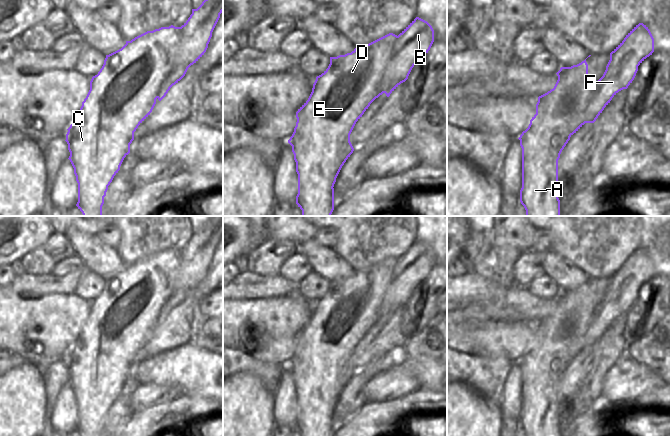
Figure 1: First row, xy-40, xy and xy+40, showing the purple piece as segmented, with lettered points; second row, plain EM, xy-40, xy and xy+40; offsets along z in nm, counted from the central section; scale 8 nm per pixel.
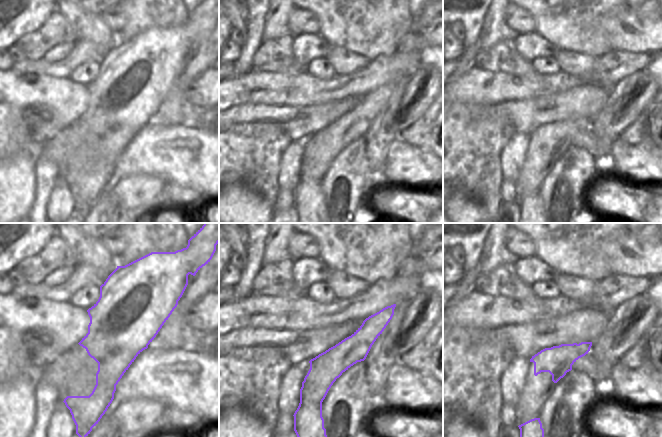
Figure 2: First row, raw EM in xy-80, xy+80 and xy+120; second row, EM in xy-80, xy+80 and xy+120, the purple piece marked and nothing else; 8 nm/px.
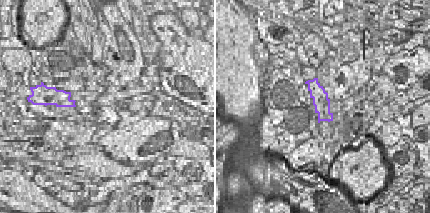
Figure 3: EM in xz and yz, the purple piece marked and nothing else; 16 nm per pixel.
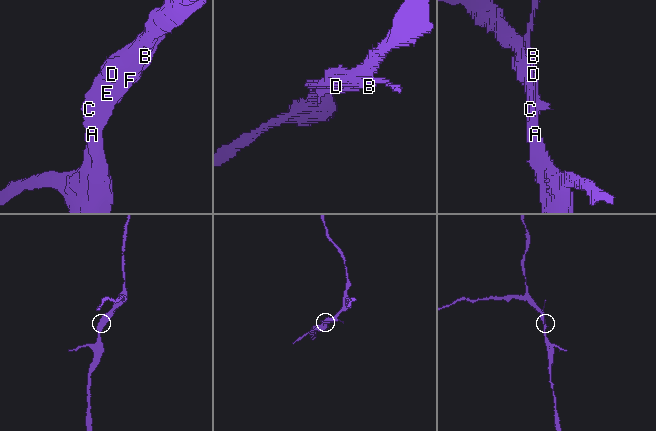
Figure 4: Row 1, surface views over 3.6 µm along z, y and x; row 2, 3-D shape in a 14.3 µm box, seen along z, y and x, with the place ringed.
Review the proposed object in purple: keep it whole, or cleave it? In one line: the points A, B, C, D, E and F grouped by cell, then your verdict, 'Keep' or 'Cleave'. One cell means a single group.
Groups: A C D E / B F. Cleave.

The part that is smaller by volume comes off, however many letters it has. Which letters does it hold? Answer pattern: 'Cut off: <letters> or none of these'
Cut off: B, F

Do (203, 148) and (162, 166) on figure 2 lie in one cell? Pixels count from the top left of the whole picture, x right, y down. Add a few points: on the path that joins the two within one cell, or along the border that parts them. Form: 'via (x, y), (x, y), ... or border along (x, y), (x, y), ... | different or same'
via (193, 154), (174, 154), (172, 156) | same

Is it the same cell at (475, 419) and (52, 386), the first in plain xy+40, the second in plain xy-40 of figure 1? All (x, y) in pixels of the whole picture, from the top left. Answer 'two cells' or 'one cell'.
two cells

